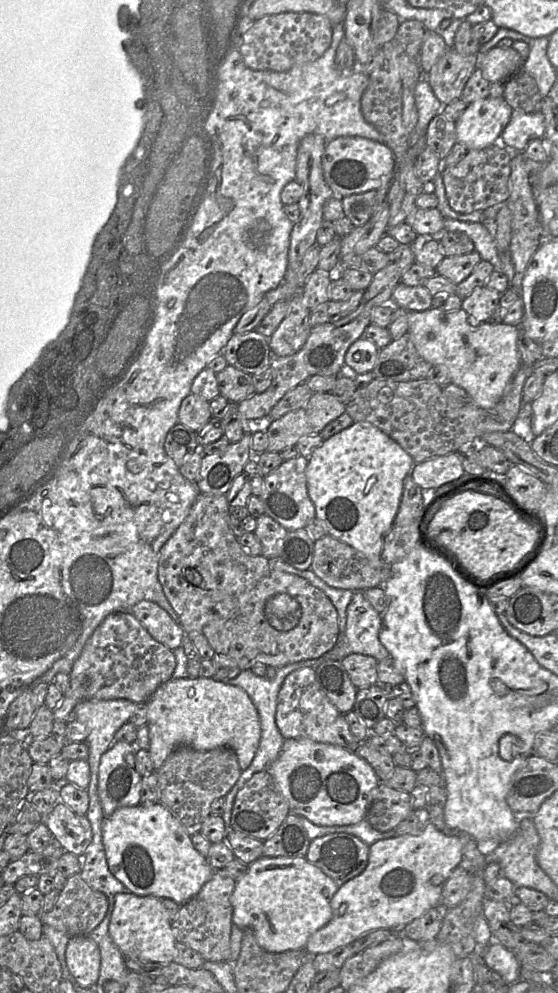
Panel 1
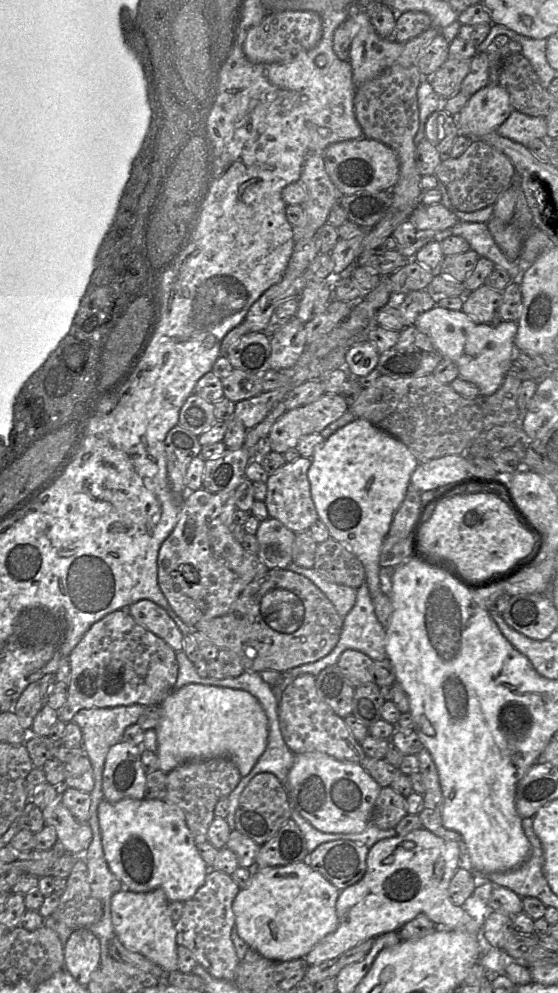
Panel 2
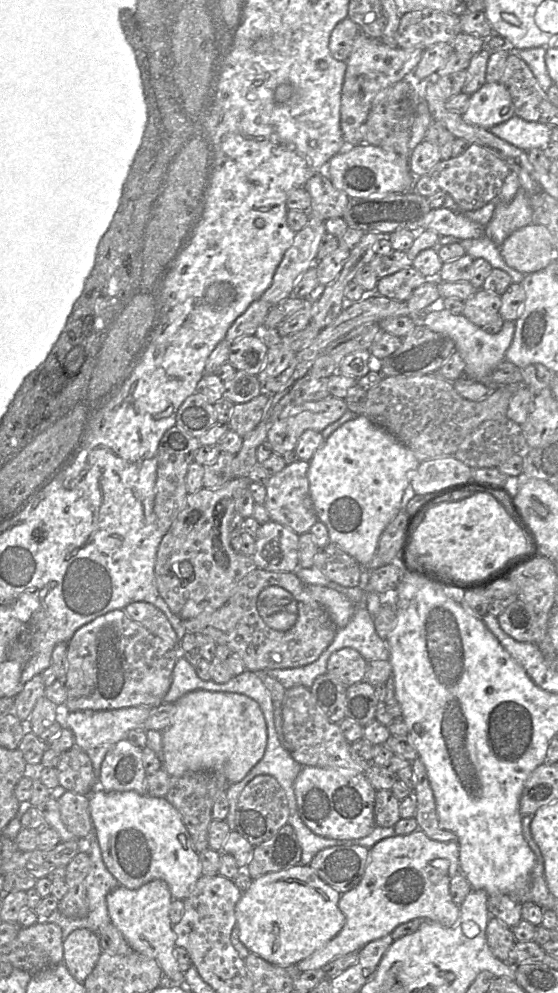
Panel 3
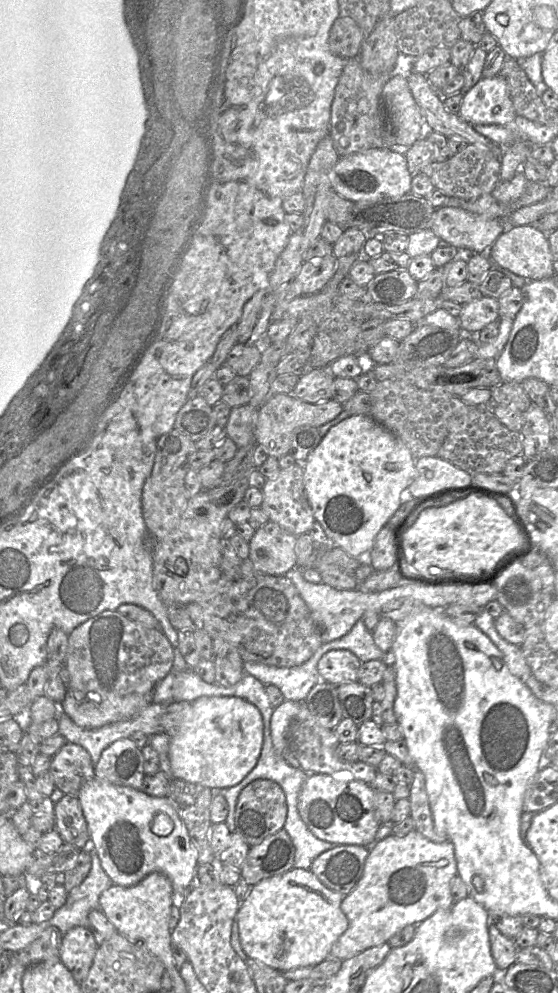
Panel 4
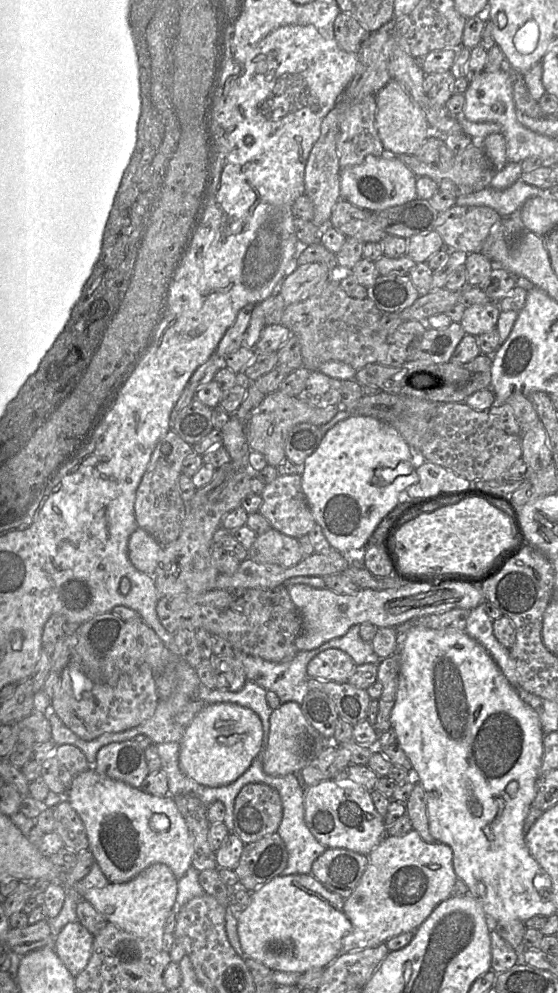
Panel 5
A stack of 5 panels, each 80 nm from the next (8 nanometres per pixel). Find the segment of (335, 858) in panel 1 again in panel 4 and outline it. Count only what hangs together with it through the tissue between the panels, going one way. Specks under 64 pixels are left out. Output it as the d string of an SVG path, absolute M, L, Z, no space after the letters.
M337 845L316 857L310 870L326 887L345 896L361 878L368 855L368 847Z

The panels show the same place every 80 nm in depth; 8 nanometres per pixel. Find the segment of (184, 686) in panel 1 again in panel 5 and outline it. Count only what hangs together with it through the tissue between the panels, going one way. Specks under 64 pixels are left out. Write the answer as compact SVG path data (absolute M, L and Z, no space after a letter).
M228 702L208 704L184 728L179 742L179 766L201 785L224 786L234 782L251 766L261 751L262 740L262 722L253 710Z

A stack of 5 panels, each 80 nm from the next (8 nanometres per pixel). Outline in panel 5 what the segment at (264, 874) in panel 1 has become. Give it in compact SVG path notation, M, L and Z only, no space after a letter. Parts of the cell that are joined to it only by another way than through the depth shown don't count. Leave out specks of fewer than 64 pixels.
M312 874L300 875L279 875L269 882L258 887L251 892L251 899L248 906L240 914L238 919L238 936L240 939L243 952L273 971L295 972L303 974L313 968L326 968L342 953L343 938L351 931L352 924L344 913L344 898L337 893L329 891L321 882L319 882Z

